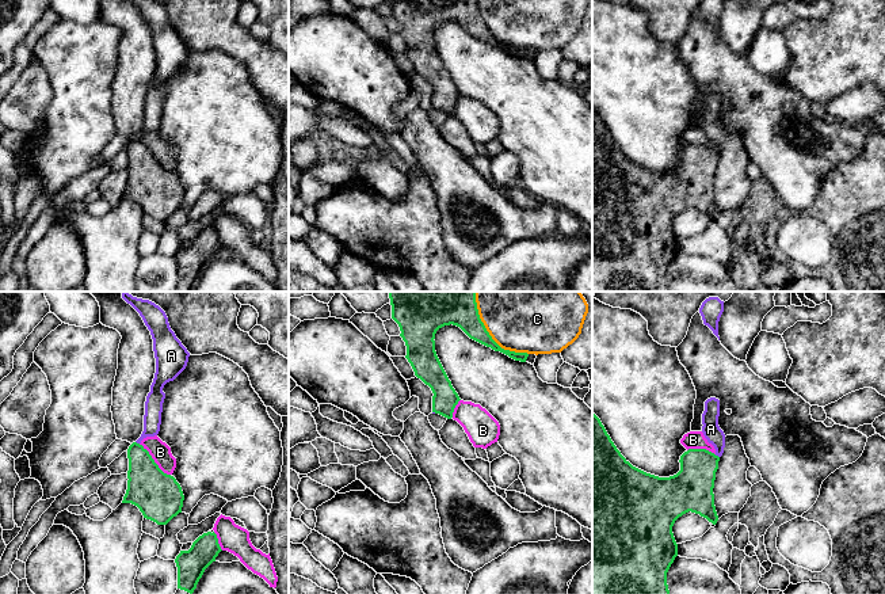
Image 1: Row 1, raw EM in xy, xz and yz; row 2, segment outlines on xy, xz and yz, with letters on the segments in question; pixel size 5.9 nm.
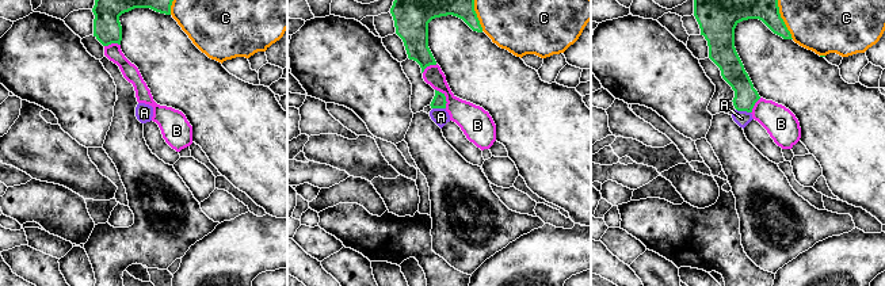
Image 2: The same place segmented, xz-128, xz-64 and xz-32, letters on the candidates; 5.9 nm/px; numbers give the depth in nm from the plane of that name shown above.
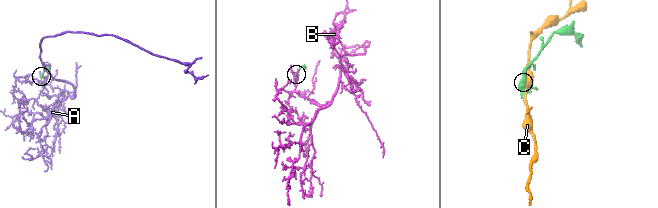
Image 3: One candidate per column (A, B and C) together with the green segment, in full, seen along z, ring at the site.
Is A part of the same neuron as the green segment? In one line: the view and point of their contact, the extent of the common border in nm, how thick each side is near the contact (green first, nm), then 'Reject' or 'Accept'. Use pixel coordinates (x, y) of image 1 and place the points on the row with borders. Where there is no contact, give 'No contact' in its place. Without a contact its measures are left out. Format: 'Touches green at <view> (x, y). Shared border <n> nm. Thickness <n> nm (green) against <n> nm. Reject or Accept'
Touches green at yz (717, 456). Shared border 40 nm. Thickness 260 nm (green) against 110 nm. Reject

